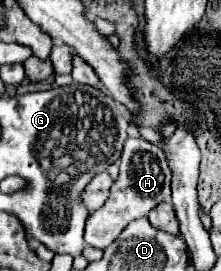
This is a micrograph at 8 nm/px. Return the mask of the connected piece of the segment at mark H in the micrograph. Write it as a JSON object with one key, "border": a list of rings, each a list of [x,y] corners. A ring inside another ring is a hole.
{"border":[[[132,137],[126,141],[120,157],[120,173],[114,185],[110,187],[112,199],[106,201],[98,211],[92,211],[86,219],[86,233],[84,241],[90,247],[106,249],[130,221],[138,217],[146,217],[162,201],[170,199],[170,167],[166,155],[152,143],[144,141],[142,137]]]}

